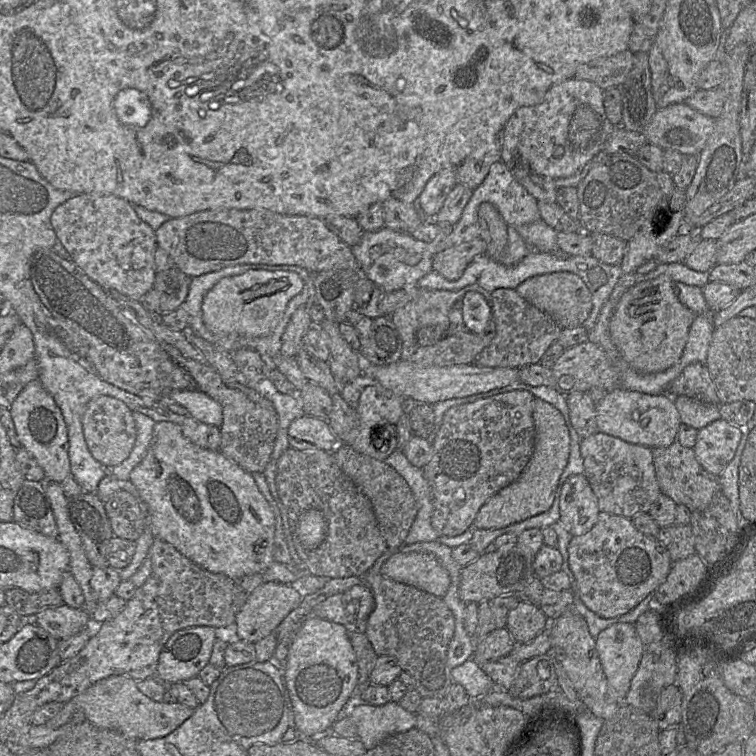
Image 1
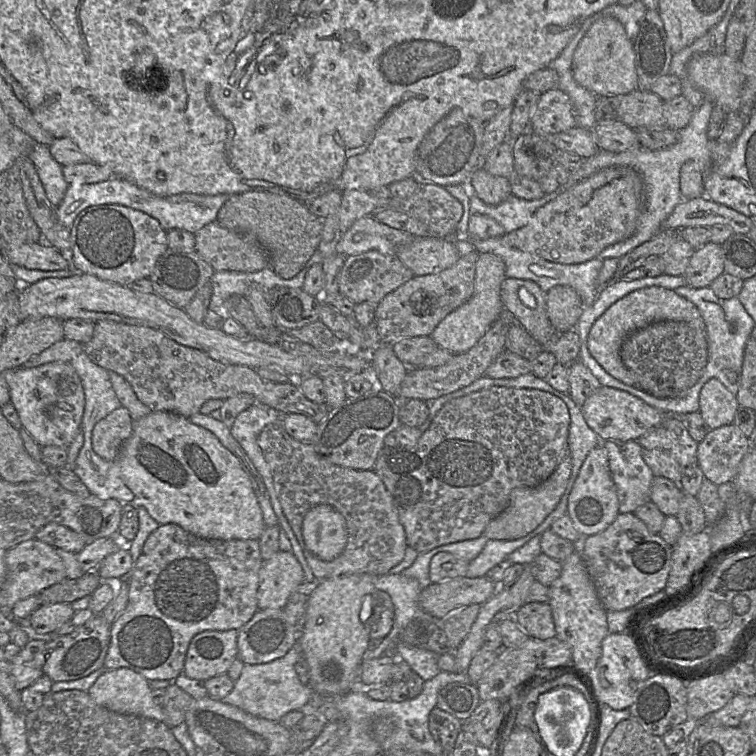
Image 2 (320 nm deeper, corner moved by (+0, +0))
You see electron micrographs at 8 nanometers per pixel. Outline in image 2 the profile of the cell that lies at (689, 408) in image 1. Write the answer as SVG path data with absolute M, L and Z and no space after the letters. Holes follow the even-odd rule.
M709 379L701 388L698 411L709 429L731 424L738 407L736 396L718 379Z

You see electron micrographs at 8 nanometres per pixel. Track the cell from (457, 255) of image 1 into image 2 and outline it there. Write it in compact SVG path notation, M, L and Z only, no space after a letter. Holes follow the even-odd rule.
M609 167L597 171L588 178L540 207L529 223L503 235L507 245L535 254L547 261L562 264L583 263L599 254L606 247L632 236L643 208L643 182L640 175L628 167Z

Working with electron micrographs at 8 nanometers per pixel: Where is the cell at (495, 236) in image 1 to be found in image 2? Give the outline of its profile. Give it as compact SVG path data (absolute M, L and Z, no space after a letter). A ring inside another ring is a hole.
M479 168L473 173L469 189L472 195L492 206L499 205L512 195L509 178L494 176L484 168Z

